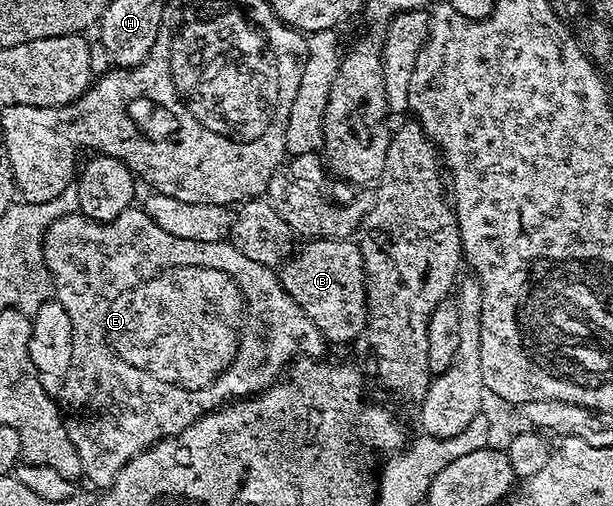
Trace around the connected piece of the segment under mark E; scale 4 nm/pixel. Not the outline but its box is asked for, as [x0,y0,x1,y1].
[43,208,325,488]

